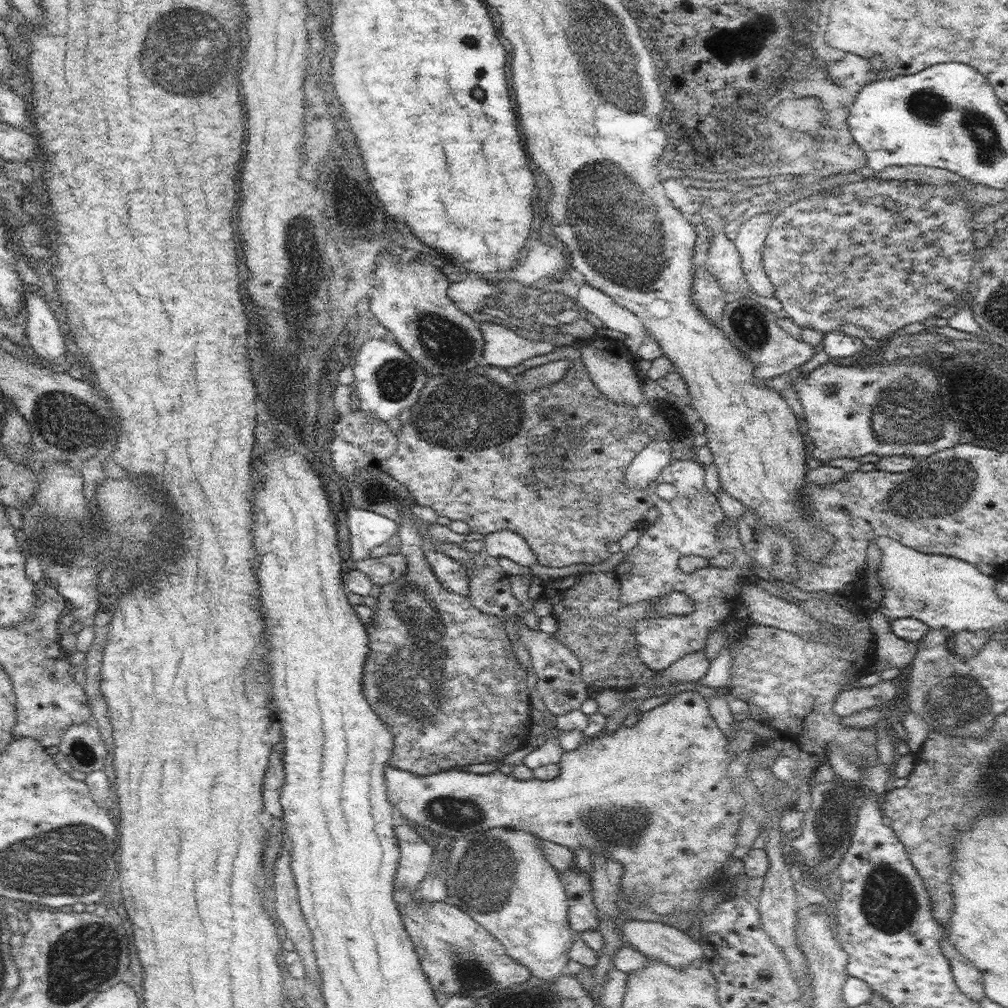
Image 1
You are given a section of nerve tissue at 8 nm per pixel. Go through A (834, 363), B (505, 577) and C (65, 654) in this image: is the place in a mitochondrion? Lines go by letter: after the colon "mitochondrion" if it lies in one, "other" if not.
A: other
B: other
C: other

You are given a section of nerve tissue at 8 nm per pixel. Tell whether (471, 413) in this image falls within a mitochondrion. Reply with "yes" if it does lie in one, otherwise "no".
yes

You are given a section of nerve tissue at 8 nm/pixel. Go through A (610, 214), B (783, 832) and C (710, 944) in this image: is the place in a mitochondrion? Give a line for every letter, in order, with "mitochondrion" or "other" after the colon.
A: mitochondrion
B: other
C: other

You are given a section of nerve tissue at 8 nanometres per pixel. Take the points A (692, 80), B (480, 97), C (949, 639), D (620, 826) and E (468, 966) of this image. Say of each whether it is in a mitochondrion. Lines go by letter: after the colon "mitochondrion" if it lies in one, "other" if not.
A: other
B: other
C: other
D: mitochondrion
E: mitochondrion

